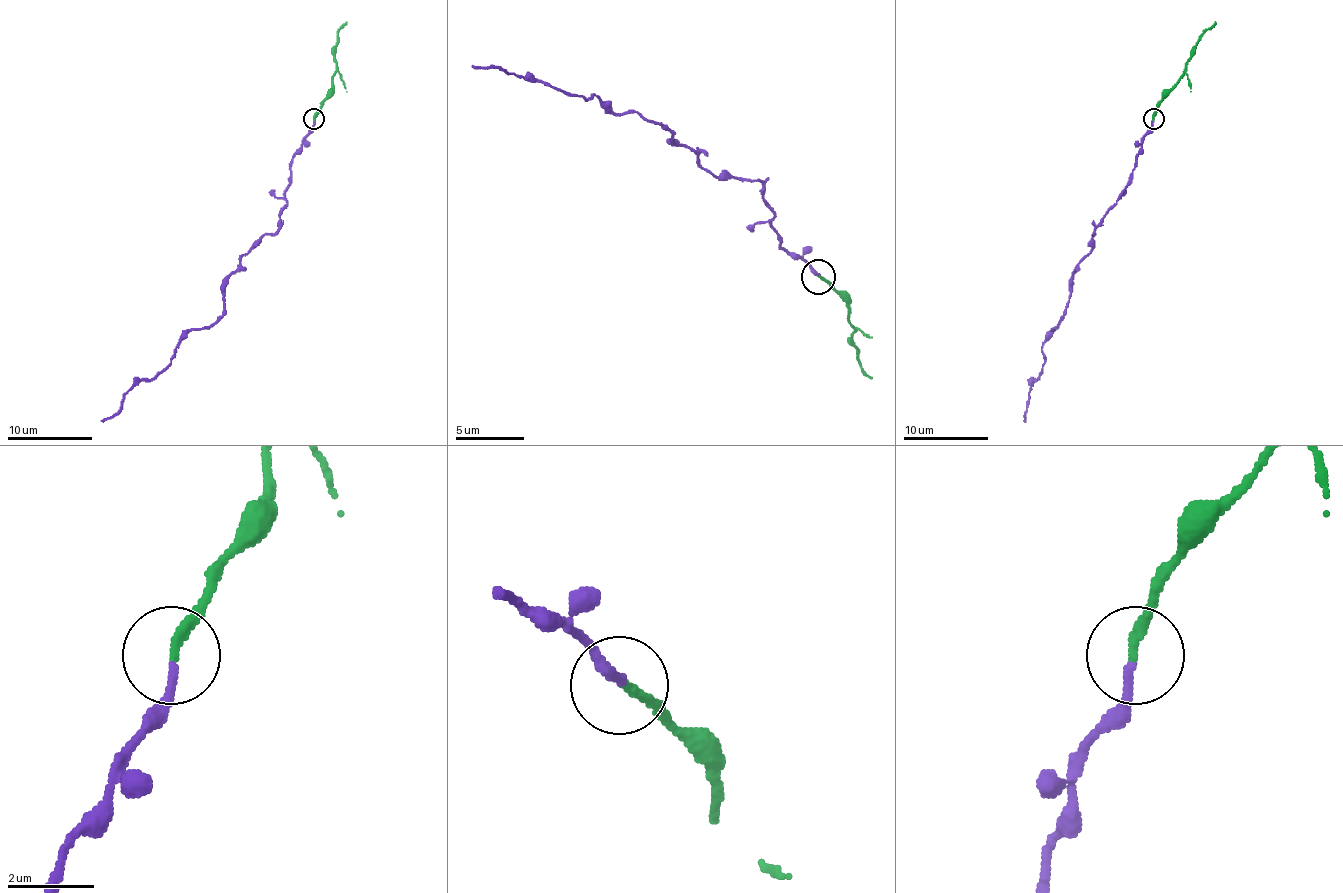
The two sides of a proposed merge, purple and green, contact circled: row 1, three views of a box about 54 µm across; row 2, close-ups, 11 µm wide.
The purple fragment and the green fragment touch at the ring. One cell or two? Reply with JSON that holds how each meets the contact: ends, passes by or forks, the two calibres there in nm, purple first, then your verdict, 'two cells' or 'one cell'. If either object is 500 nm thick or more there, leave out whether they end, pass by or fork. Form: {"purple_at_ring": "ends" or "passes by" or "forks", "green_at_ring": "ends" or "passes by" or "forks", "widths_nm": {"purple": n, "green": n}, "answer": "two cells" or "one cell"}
{"purple_at_ring": "ends", "green_at_ring": "ends", "widths_nm": {"purple": 180, "green": 220}, "answer": "two cells"}

